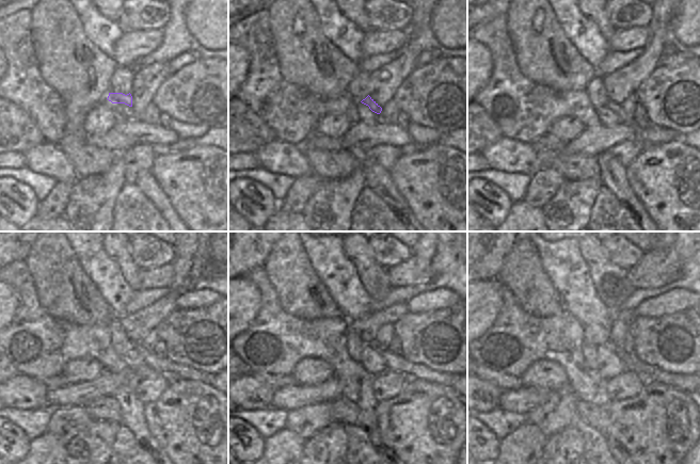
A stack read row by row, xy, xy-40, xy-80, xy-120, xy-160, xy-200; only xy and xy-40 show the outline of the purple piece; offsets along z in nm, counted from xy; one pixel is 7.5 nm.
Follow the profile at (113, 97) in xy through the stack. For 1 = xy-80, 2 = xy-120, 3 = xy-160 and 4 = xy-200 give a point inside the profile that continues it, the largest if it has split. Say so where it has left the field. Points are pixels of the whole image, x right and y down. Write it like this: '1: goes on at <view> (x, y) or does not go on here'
1: goes on at xy-80 (616, 108)
2: goes on at xy-120 (162, 365)
3: goes on at xy-160 (395, 363)
4: goes on at xy-200 (683, 382)

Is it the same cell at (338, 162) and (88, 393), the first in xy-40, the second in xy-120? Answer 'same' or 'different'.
different

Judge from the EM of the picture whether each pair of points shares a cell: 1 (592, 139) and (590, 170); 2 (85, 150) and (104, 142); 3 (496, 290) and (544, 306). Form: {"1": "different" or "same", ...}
{"1": "different", "2": "different", "3": "different"}

